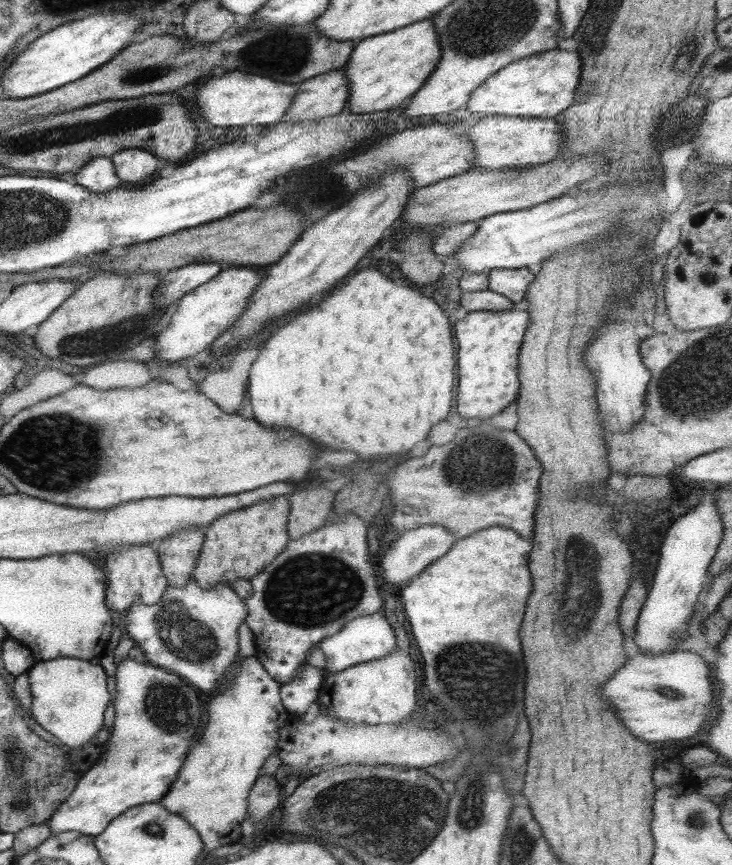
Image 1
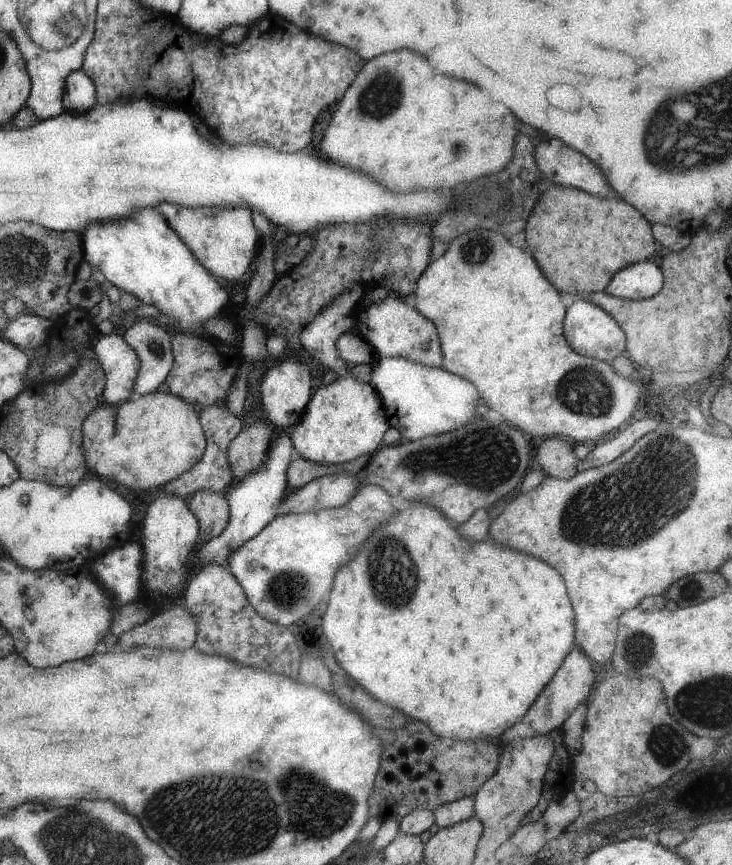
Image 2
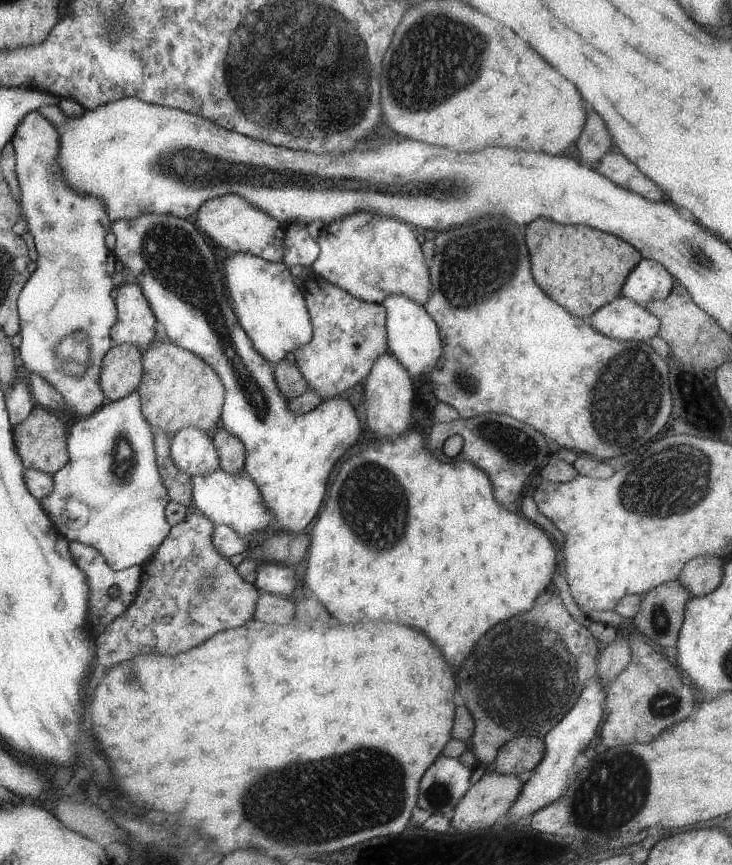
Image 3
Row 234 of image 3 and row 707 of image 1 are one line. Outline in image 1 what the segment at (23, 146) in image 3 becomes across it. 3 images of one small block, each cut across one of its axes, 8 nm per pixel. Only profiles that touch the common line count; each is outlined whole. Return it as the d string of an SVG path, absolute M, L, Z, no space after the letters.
M53 658L49 662L36 662L27 678L32 696L31 714L43 730L47 730L71 748L83 747L102 728L102 716L109 692L105 687L105 671L97 662L78 658Z

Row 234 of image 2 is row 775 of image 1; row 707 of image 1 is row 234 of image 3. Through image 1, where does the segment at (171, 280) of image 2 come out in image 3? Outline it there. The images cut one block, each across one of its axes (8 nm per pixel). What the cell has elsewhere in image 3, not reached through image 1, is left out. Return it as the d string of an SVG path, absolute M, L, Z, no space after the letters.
M140 214L131 220L115 220L110 223L110 229L115 235L112 253L124 268L135 275L136 283L139 284L145 300L149 302L156 321L163 327L167 340L199 356L209 368L213 368L213 372L221 380L225 389L221 424L231 436L235 436L243 444L243 473L255 483L265 510L271 516L269 524L253 536L241 536L229 526L215 526L211 534L213 548L221 556L229 558L233 554L243 554L251 542L260 542L269 532L300 533L313 520L323 502L329 472L334 471L337 462L355 448L361 428L353 407L345 397L339 396L321 401L305 414L293 414L291 410L287 410L288 400L281 396L277 388L273 365L255 352L249 337L237 324L235 312L229 304L225 288L221 284L221 276L217 272L215 258L205 244L201 232L191 222L169 215Z

